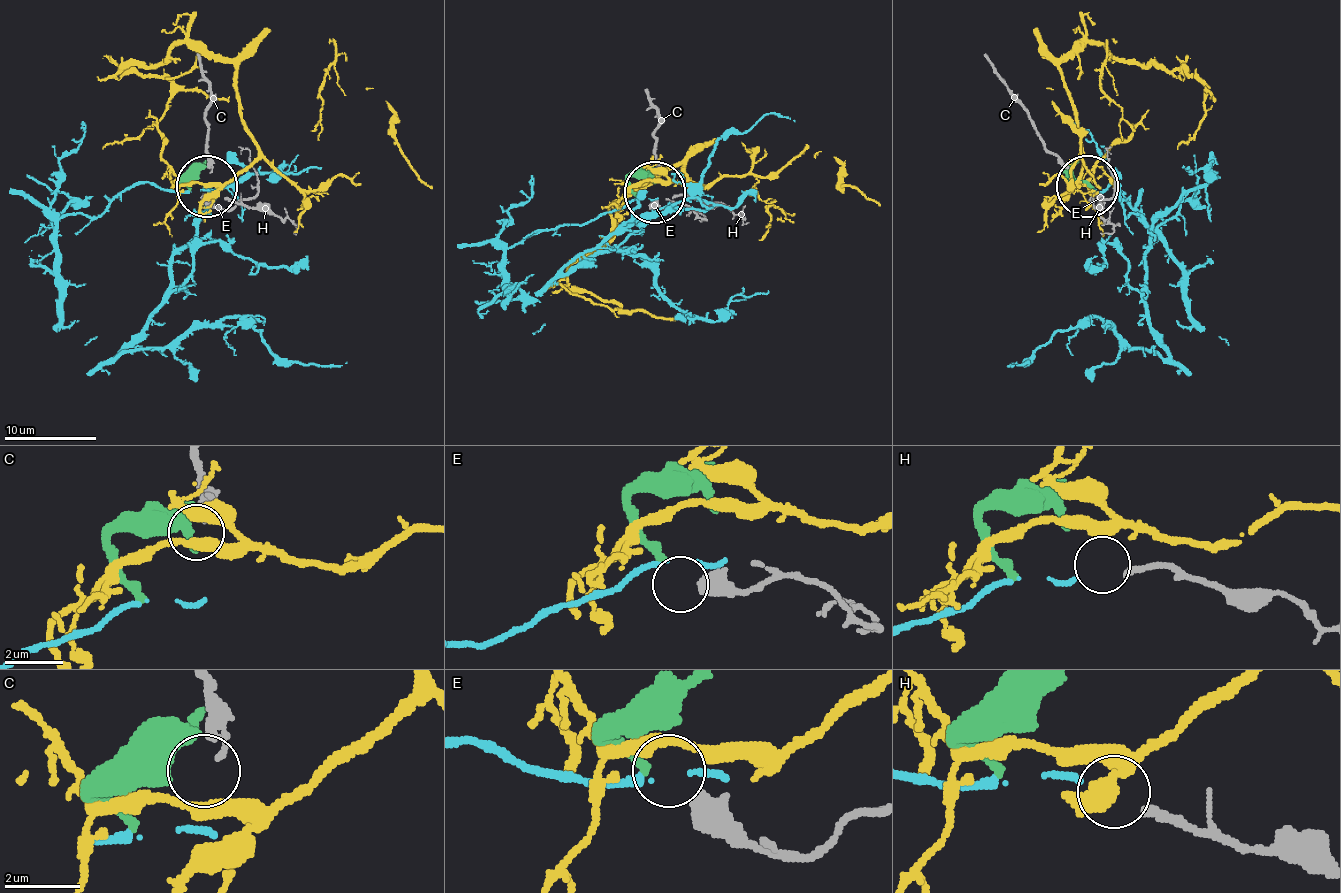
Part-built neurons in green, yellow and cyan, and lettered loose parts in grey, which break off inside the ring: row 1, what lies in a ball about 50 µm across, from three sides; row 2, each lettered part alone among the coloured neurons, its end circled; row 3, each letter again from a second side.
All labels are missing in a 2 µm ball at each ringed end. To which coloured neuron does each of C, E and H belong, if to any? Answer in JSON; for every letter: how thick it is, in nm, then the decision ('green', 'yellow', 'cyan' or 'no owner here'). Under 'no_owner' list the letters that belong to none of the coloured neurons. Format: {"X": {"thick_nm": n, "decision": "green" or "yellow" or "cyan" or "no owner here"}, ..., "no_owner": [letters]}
{"C": {"thick_nm": 190, "decision": "no owner here"}, "E": {"thick_nm": 550, "decision": "no owner here"}, "H": {"thick_nm": 240, "decision": "cyan"}, "no_owner": ["C", "E"]}

